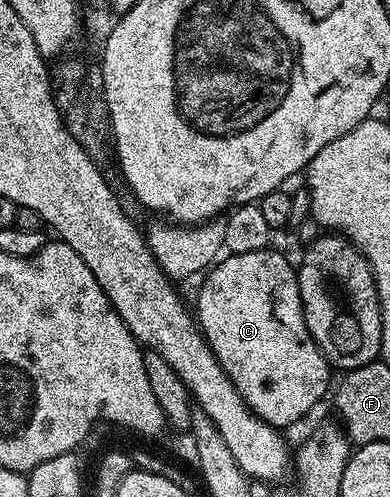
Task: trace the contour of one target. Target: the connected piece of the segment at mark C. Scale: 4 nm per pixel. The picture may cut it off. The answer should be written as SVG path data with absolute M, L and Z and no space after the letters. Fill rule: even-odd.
M267 247L254 254L225 255L199 281L200 293L196 296L196 308L194 304L194 319L222 370L226 370L238 394L242 394L246 406L250 406L250 410L271 428L285 430L298 423L327 392L329 395L330 365L306 326L300 277L293 261L291 264L282 253L272 251Z

